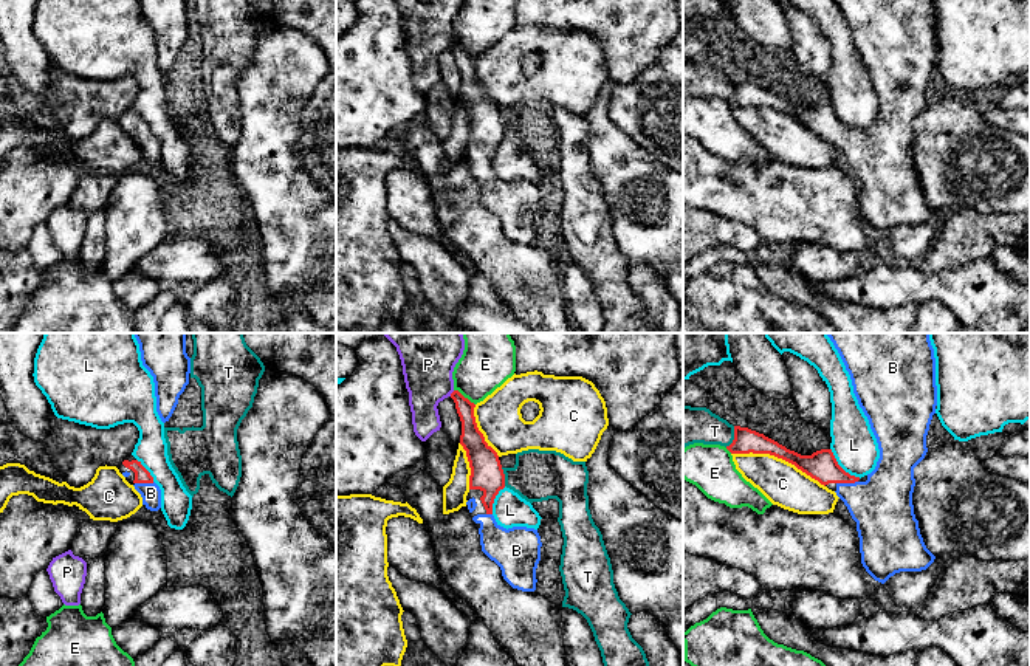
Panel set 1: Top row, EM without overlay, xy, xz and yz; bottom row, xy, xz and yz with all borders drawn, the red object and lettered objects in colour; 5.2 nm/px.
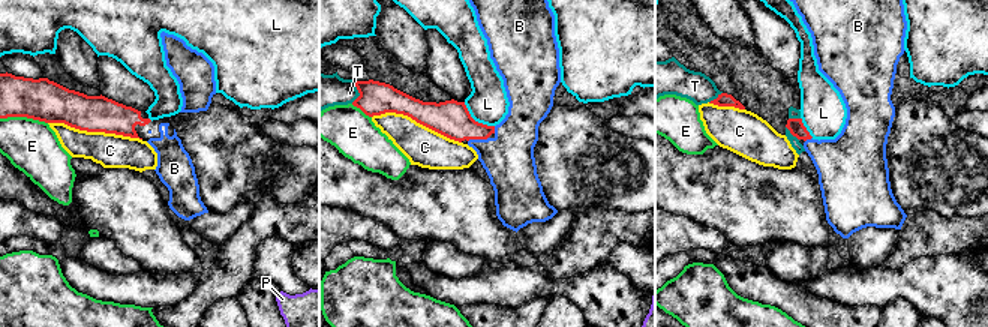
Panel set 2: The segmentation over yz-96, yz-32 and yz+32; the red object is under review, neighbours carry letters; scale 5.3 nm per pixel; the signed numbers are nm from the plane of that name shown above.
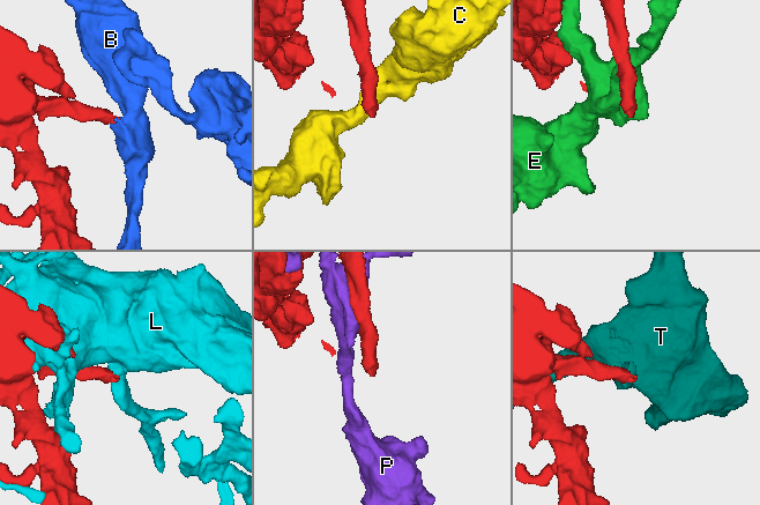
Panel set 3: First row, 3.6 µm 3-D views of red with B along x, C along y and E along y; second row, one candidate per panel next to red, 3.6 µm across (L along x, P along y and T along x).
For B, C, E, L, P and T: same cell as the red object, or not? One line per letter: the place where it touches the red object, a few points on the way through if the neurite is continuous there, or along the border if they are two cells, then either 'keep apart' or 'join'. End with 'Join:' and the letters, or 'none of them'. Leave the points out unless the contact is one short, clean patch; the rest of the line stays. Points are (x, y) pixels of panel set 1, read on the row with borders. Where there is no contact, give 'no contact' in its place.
B: meets red in yz at (846, 482); runs through yz (821, 465), (846, 482), (865, 501), (882, 507); join
C: meets red in yz at (778, 457); keep apart
E: meets red in xz at (463, 397); keep apart
L: meets red in yz at (840, 466); keep apart
P: meets red in xz at (451, 394); keep apart
T: meets red in yz at (734, 437); keep apart
Join: B

